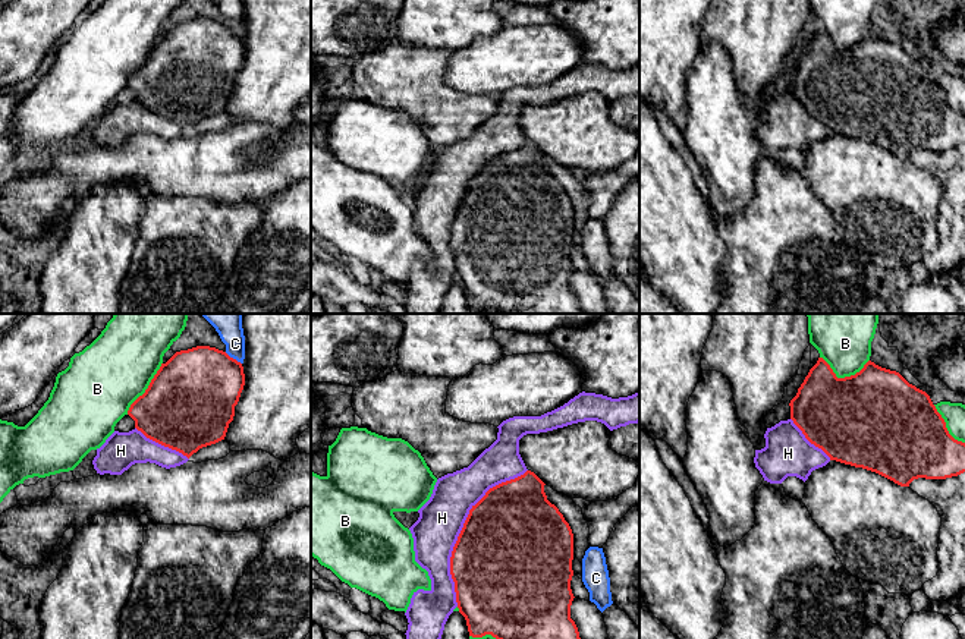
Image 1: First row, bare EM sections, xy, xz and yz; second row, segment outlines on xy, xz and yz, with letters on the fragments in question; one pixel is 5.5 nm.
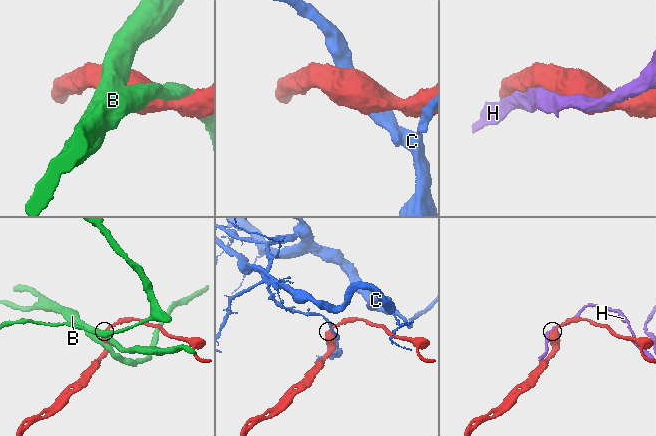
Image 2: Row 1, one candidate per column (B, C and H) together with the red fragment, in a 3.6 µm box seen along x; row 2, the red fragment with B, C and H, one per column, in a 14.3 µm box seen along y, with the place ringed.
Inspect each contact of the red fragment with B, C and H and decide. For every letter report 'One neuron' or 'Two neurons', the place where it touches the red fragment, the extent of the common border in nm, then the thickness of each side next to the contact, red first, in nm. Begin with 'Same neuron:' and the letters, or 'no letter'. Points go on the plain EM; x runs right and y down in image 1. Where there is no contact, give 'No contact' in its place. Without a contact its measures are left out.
Same neuron: H
B: Two neurons. Touches red at yz (845, 49). Shared border 280 nm. Thickness 500 nm (red) against 240 nm
C: Two neurons. Touches red at xy (232, 30). Shared border 120 nm. Thickness 440 nm (red) against 120 nm
H: One neuron. Touches red at xz (462, 201). Shared border 850 nm. Thickness 500 nm (red) against 240 nm

